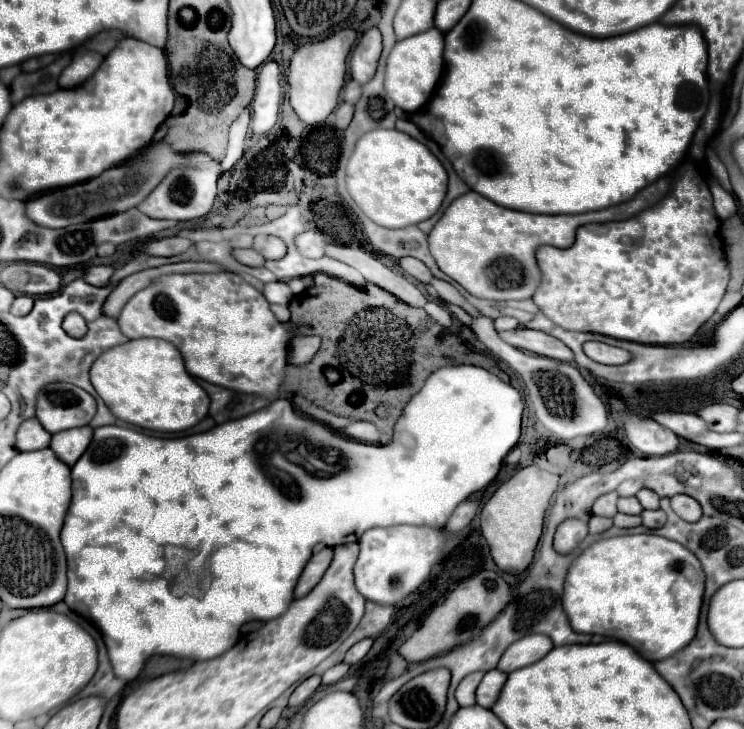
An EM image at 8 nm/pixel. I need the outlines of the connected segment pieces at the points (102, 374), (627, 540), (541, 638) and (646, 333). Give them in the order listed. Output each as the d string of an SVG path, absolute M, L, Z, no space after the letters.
M139 338L105 350L91 366L91 384L107 408L121 420L159 432L183 432L205 418L209 398L187 374L173 344L157 338Z
M629 534L599 540L585 548L571 564L563 586L563 610L575 632L601 634L633 646L645 660L663 660L679 652L697 632L703 604L705 574L699 560L685 546L655 534Z
M545 634L523 636L523 638L515 640L503 652L497 668L501 672L507 672L509 674L509 672L513 672L517 668L523 668L525 664L533 664L533 662L541 660L541 656L545 656L545 652L549 652L549 648L553 648L553 642Z
M683 162L669 192L659 204L639 212L621 222L587 224L577 230L577 240L569 248L539 246L537 264L541 270L541 284L533 294L539 310L565 330L589 328L619 340L641 344L683 344L715 314L727 282L727 258L715 256L715 240L721 220L715 214L709 186L693 162Z

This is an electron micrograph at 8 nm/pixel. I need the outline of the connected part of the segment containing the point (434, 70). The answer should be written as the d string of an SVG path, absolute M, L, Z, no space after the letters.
M429 28L427 32L409 36L399 40L393 50L387 56L387 68L385 68L385 92L405 112L415 112L417 108L425 106L425 100L433 94L433 88L437 86L437 80L443 72L443 60L441 60L441 48L443 48L443 34L437 32L437 28Z

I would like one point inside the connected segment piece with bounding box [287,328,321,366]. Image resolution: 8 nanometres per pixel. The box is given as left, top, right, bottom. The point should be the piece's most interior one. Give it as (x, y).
(303, 348)

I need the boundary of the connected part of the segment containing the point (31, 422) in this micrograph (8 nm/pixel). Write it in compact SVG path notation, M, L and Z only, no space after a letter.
M29 418L19 426L15 446L21 452L41 450L41 448L49 446L49 440L51 440L51 434L45 432L45 428L41 428L41 424L37 424L37 418Z

